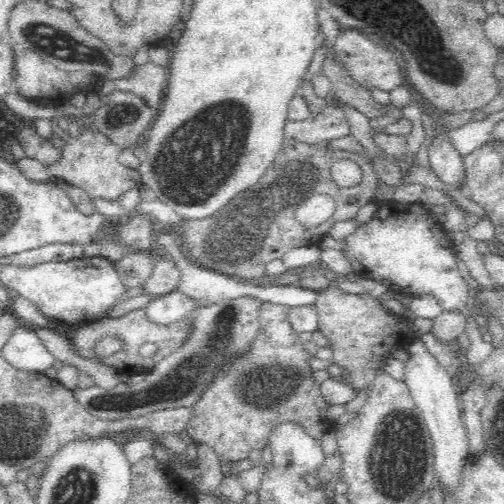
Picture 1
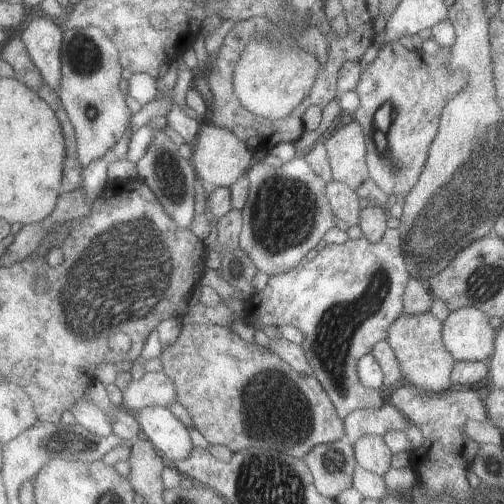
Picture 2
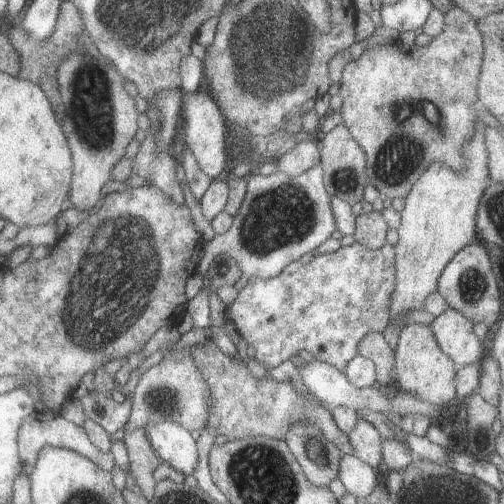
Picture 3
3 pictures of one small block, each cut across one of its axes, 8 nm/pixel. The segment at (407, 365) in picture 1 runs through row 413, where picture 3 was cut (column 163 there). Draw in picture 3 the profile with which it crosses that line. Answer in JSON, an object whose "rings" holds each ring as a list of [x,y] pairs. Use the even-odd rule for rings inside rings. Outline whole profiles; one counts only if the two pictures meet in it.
{"rings":[[[161,422],[149,424],[145,430],[153,442],[153,448],[159,452],[165,464],[171,464],[187,476],[193,476],[197,472],[201,450],[199,440],[193,438],[189,428],[177,422]]]}

